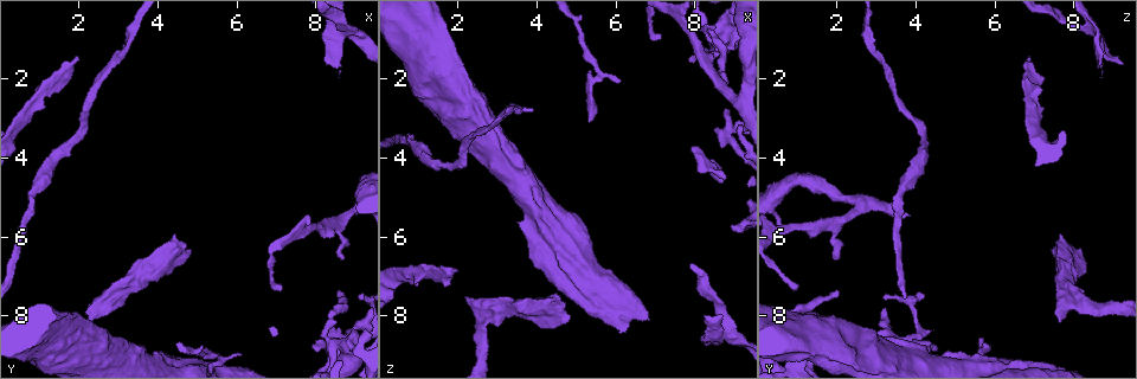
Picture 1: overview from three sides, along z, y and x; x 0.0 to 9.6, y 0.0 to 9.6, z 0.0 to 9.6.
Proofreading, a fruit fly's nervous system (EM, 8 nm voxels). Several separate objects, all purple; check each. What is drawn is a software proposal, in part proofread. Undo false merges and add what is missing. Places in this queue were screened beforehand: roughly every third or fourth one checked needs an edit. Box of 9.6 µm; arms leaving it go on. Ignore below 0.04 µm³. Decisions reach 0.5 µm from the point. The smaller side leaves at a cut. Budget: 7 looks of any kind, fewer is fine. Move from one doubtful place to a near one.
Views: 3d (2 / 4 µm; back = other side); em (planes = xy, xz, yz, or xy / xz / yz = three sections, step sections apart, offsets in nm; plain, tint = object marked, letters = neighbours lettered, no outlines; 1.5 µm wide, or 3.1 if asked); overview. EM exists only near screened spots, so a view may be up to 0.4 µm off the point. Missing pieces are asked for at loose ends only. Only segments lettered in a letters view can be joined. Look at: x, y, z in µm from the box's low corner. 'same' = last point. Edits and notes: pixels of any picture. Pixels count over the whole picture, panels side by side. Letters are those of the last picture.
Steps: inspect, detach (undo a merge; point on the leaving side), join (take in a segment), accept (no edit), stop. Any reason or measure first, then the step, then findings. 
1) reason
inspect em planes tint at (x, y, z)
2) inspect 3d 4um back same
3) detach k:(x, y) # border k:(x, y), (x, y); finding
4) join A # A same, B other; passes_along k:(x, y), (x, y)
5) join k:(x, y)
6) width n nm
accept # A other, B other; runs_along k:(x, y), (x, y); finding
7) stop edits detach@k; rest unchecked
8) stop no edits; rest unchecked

inspect 3d 2um at (8.65, 7.35, 2.05)

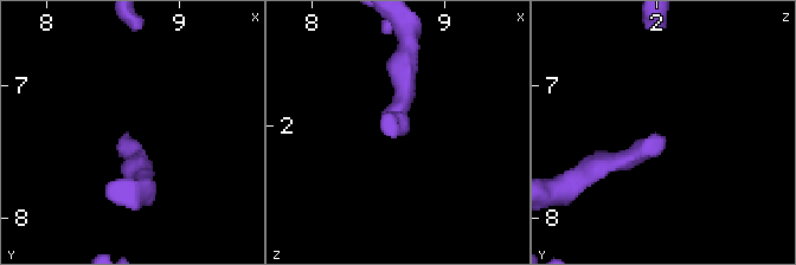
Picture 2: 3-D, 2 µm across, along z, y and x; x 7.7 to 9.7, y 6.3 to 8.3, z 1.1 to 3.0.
shape alone is not enough
inspect em yz step 4 letters at (8.60, 7.36, 2.04)

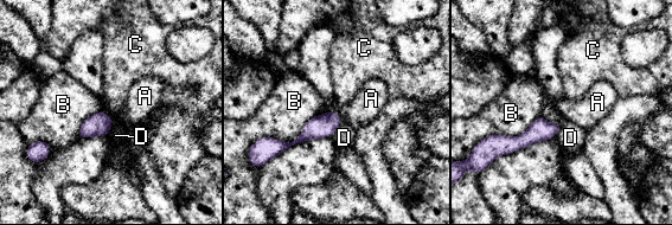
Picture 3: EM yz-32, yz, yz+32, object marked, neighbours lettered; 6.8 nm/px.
another direction
inspect em planes letters same

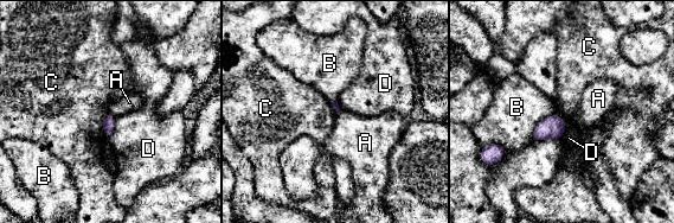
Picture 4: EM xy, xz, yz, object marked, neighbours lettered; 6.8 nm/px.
accept # A other, B other, C other, D other; no lettered segment goes on from it

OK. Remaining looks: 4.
branch point
inspect 3d 2um back at (3.50, 7.05, 7.90)

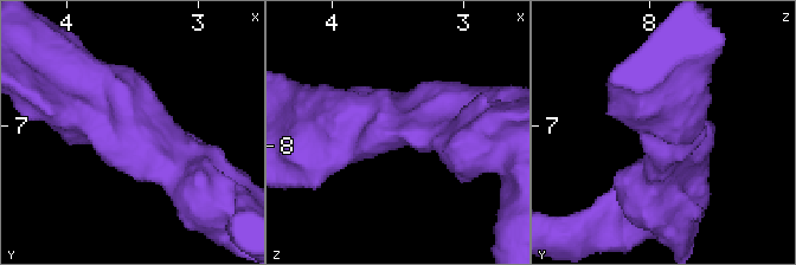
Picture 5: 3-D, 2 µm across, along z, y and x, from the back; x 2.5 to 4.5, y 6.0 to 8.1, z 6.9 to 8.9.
now the EM
inspect em planes tint at (3.52, 7.08, 7.84)

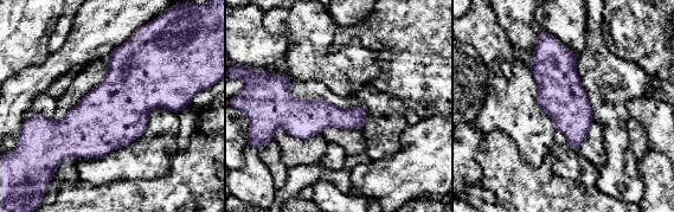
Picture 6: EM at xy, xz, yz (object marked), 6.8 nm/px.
inspect em planes letters same

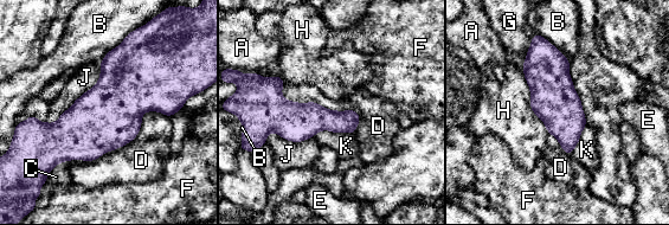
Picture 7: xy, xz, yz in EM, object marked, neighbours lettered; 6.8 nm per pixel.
accept # A other, B other, C other, D other, E other, F other, G other, H other, J other, K other; one neuron here

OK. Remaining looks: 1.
branch stops here
inspect em xy step 4 letters at (1.80, 2.05, 7.20)

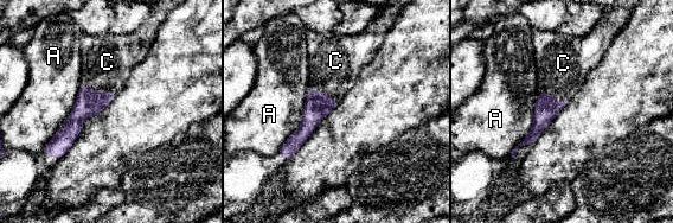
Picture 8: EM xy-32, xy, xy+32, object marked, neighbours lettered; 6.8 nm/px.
width 150 nm
join C # A other, C same; passes_along 8:(89, 102), (100, 90), (107, 62); the neuron continues

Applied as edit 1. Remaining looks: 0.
stop edits join@8; rest unchecked

